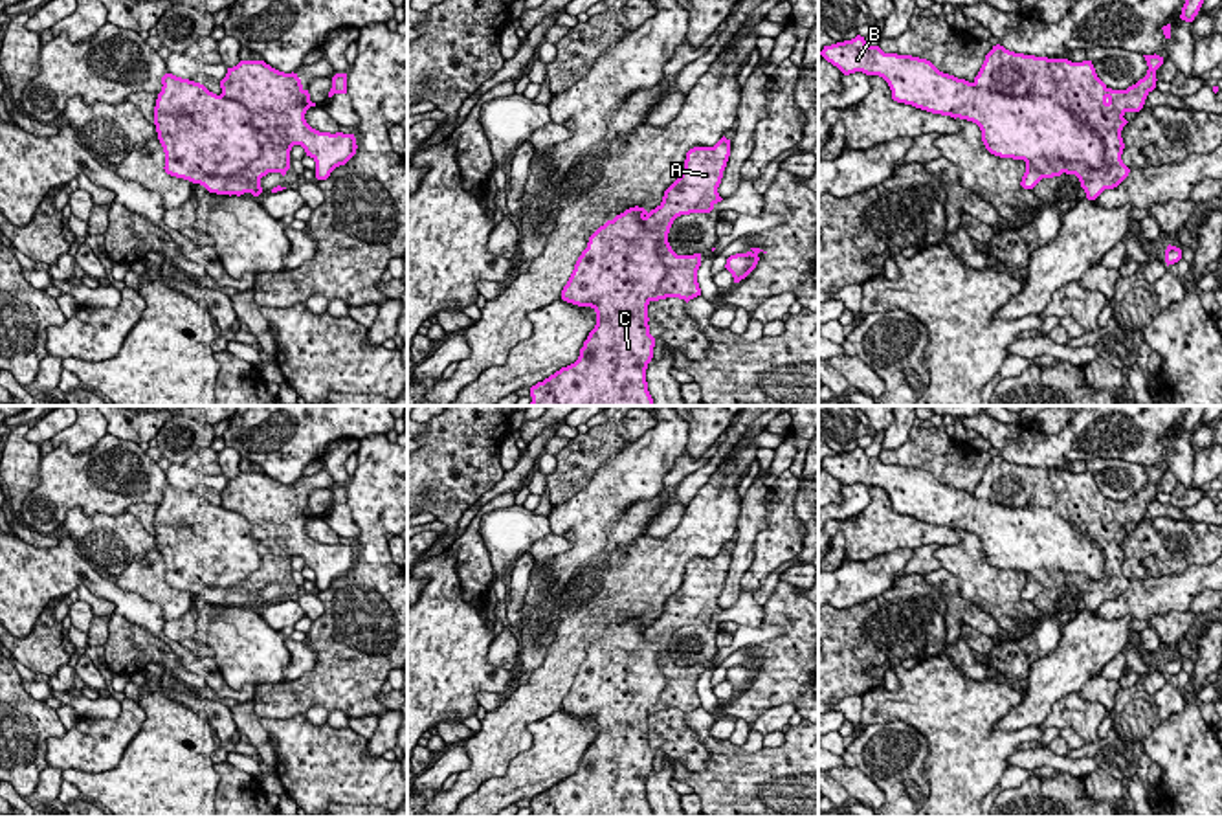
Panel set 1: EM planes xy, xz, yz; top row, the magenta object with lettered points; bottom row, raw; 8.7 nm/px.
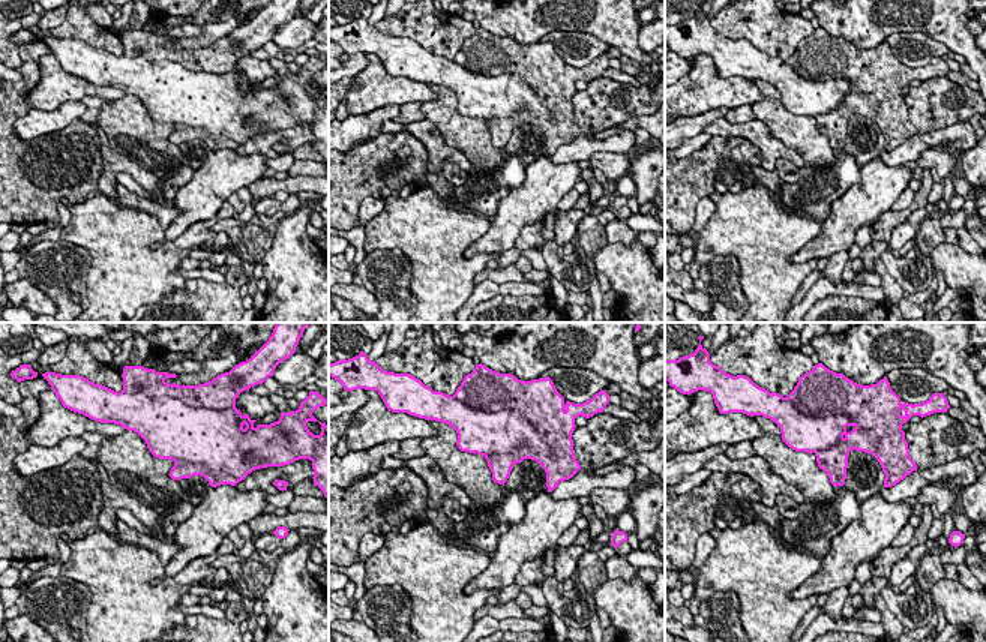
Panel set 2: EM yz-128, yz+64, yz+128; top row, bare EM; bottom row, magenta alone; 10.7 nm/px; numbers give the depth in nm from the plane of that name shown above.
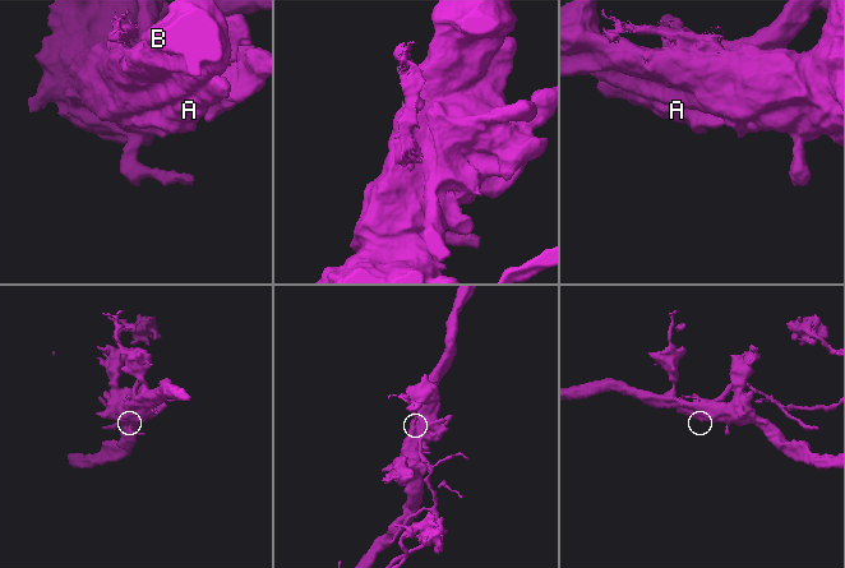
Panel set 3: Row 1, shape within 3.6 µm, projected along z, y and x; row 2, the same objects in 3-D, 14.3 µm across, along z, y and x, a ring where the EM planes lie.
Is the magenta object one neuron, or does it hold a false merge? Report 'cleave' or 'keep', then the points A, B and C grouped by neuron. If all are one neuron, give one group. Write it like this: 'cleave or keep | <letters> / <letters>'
keep | A B C

